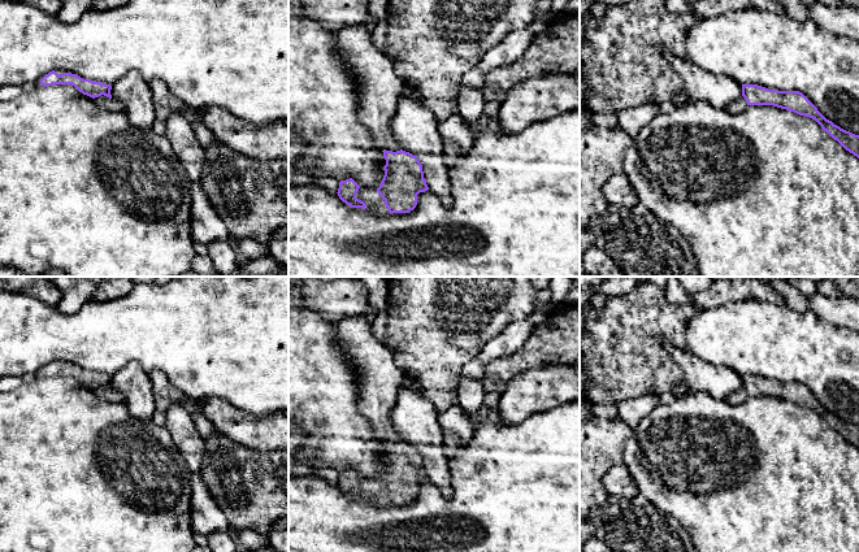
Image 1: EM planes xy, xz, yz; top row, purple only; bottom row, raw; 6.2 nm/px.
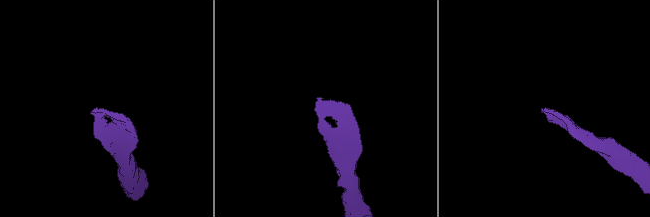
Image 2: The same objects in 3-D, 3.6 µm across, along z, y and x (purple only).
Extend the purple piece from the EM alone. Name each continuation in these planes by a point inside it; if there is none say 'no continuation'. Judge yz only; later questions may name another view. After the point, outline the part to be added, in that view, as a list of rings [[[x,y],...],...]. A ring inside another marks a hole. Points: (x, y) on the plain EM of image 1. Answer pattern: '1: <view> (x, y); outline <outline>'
1: yz (740, 395); outline [[[743,387],[737,390],[734,394],[729,395],[725,401],[732,405],[743,403],[747,399],[747,394]]]

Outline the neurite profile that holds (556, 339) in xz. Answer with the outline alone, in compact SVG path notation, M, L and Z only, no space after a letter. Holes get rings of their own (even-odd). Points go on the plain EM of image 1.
M580 301L560 303L516 353L491 361L482 379L486 392L502 395L520 373L543 364L580 364Z

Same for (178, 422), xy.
M172 404L165 412L164 426L181 452L191 473L200 473L205 440L199 434L191 413L182 404Z

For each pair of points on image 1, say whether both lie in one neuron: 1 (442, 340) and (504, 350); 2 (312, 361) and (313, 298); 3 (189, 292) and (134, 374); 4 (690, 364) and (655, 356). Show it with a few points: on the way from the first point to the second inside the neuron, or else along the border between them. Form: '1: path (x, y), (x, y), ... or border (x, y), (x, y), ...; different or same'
1: border (506, 326), (476, 357); different
2: border (302, 294), (302, 303), (306, 307), (337, 321); different
3: border (147, 372), (134, 361), (128, 361), (111, 376); different
4: border (663, 339), (663, 347), (677, 364), (684, 377); different

